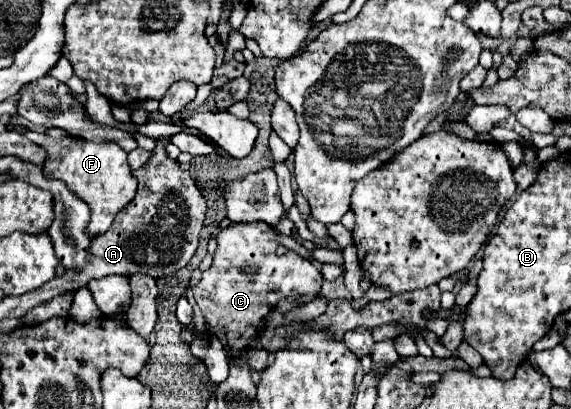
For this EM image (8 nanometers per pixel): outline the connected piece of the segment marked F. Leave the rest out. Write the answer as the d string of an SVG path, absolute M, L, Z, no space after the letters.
M29 131L27 133L31 141L43 145L47 151L47 161L43 165L45 175L63 179L71 191L75 191L89 207L91 207L91 221L87 225L89 235L101 235L105 233L117 211L121 211L133 197L137 189L137 181L133 177L133 171L127 161L127 151L121 149L115 141L103 141L93 143L89 139L67 135L55 145L55 139L51 139L47 133Z

